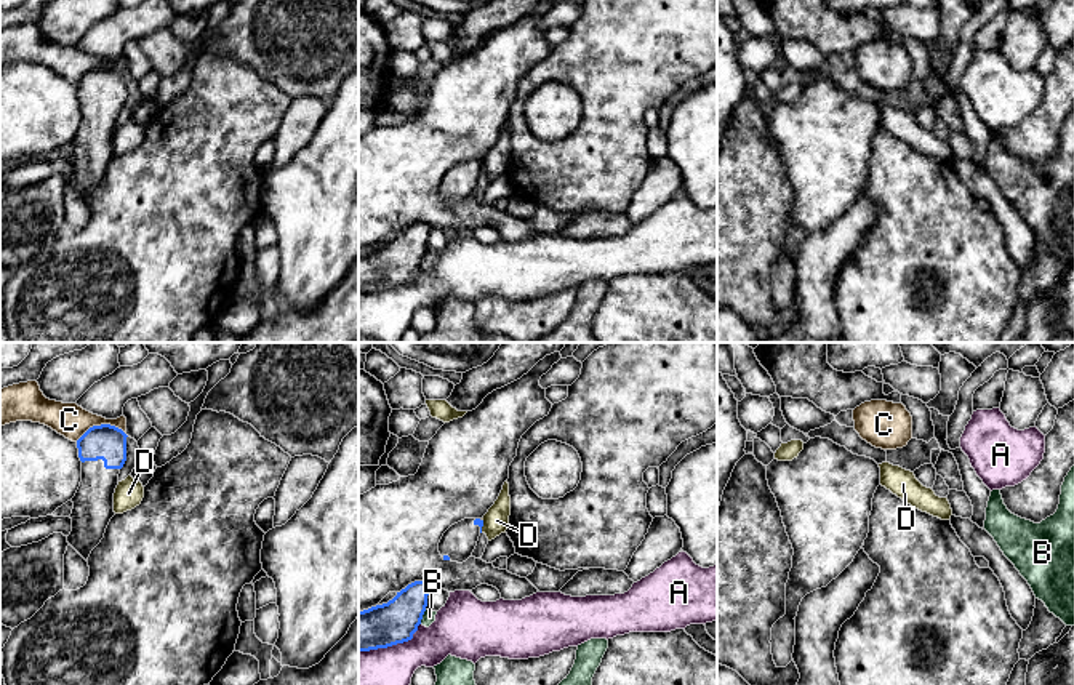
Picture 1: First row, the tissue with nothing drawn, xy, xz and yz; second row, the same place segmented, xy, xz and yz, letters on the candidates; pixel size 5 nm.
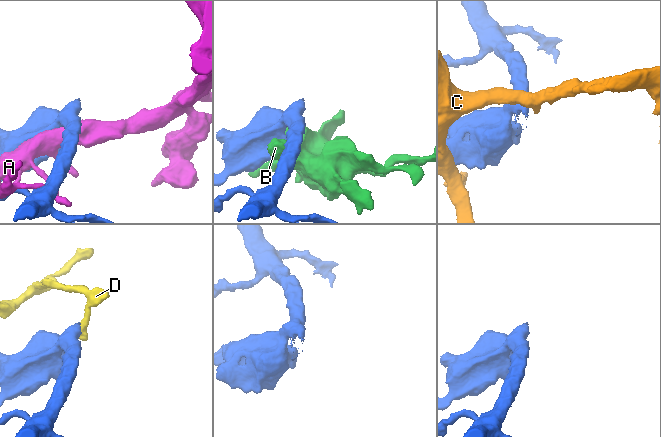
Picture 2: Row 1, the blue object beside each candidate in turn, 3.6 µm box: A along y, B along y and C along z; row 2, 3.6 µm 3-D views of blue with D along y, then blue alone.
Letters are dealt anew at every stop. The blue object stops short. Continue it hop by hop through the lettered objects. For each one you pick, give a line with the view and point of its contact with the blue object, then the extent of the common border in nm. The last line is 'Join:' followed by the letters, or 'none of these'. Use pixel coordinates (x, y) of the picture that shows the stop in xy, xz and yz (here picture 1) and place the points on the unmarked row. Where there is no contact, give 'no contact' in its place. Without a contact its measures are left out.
Join: none of these

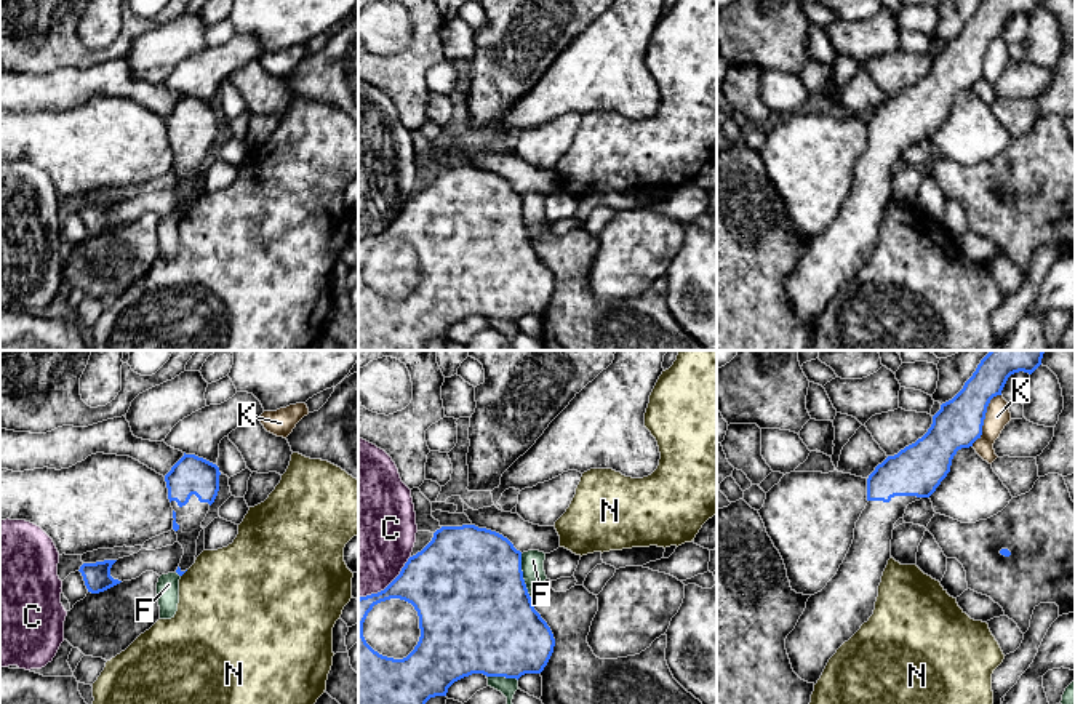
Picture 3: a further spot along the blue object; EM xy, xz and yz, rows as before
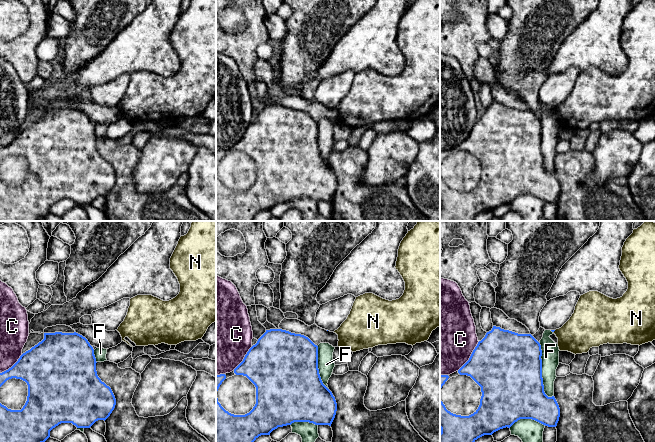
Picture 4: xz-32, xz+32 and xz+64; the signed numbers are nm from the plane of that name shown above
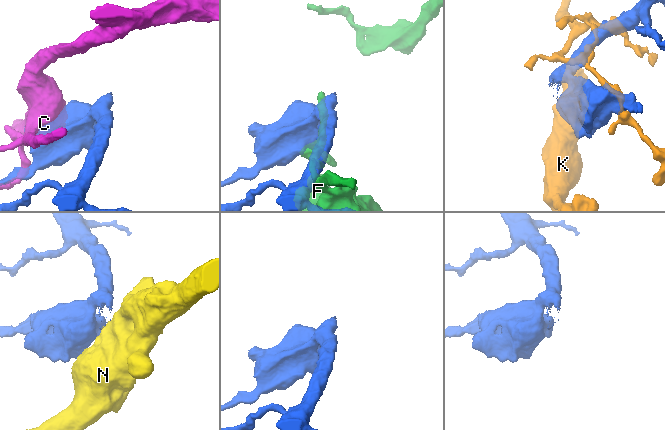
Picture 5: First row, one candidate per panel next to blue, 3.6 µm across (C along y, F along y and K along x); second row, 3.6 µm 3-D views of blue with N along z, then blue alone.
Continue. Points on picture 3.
Join: none of these

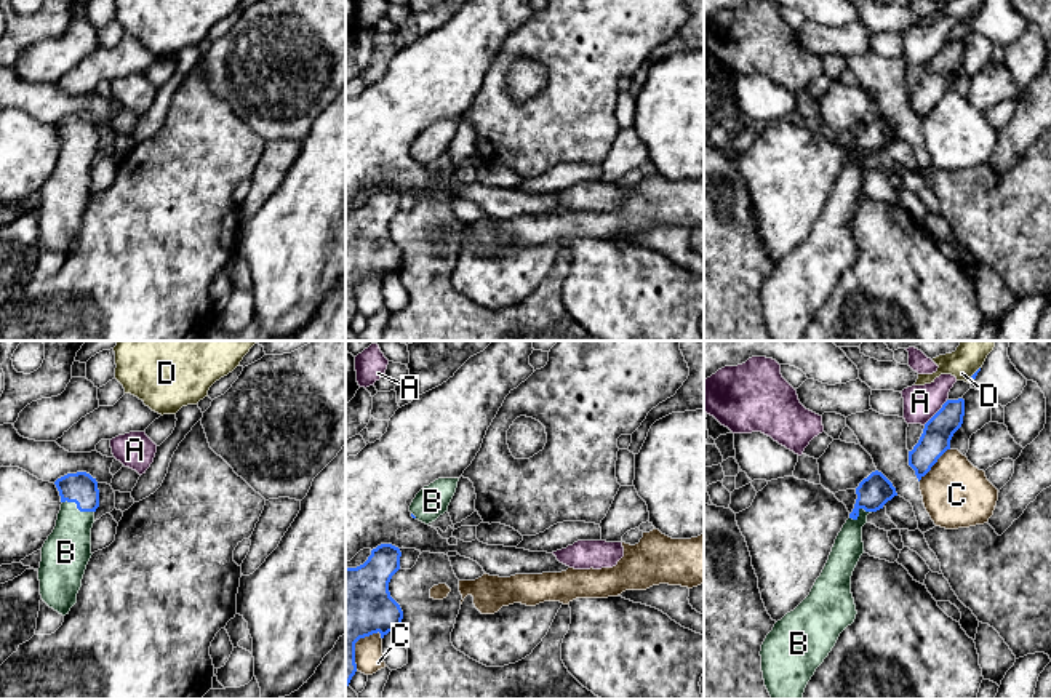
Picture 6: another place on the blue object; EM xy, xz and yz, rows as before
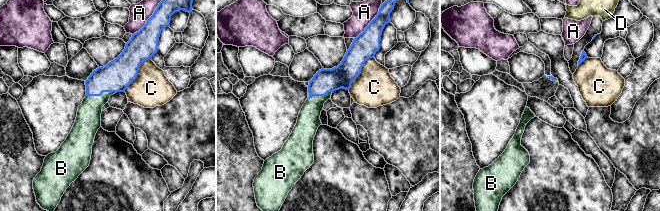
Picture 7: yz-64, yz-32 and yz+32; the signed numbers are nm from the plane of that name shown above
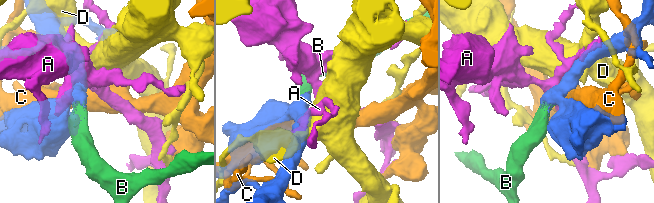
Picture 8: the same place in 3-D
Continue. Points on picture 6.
B: contact xy (77, 149); length 170 nm
Join: B

